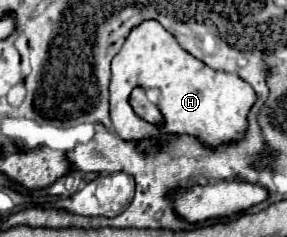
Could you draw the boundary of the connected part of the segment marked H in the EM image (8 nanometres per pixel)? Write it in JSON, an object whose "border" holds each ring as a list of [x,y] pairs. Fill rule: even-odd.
{"border":[[[143,20],[129,32],[123,48],[111,62],[111,70],[111,122],[115,126],[115,134],[119,138],[137,140],[139,152],[157,150],[161,138],[173,134],[193,136],[211,148],[233,144],[245,134],[247,114],[257,100],[251,84],[235,74],[213,70],[201,60],[193,58],[157,20]],[[135,86],[161,88],[159,110],[165,116],[165,126],[161,130],[137,118],[129,106],[129,94]]]}

